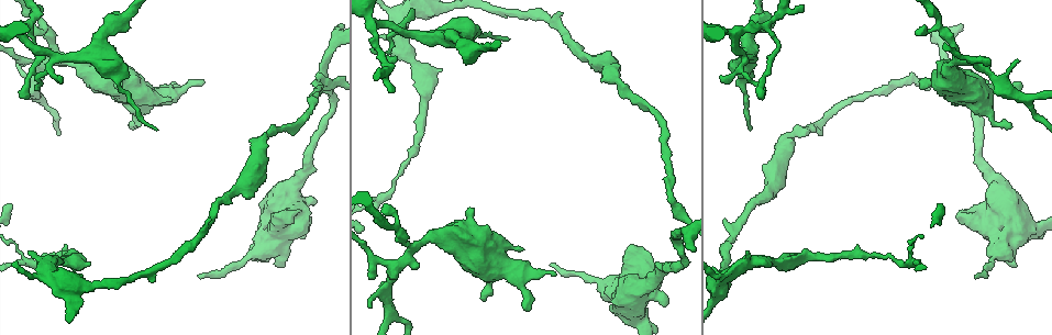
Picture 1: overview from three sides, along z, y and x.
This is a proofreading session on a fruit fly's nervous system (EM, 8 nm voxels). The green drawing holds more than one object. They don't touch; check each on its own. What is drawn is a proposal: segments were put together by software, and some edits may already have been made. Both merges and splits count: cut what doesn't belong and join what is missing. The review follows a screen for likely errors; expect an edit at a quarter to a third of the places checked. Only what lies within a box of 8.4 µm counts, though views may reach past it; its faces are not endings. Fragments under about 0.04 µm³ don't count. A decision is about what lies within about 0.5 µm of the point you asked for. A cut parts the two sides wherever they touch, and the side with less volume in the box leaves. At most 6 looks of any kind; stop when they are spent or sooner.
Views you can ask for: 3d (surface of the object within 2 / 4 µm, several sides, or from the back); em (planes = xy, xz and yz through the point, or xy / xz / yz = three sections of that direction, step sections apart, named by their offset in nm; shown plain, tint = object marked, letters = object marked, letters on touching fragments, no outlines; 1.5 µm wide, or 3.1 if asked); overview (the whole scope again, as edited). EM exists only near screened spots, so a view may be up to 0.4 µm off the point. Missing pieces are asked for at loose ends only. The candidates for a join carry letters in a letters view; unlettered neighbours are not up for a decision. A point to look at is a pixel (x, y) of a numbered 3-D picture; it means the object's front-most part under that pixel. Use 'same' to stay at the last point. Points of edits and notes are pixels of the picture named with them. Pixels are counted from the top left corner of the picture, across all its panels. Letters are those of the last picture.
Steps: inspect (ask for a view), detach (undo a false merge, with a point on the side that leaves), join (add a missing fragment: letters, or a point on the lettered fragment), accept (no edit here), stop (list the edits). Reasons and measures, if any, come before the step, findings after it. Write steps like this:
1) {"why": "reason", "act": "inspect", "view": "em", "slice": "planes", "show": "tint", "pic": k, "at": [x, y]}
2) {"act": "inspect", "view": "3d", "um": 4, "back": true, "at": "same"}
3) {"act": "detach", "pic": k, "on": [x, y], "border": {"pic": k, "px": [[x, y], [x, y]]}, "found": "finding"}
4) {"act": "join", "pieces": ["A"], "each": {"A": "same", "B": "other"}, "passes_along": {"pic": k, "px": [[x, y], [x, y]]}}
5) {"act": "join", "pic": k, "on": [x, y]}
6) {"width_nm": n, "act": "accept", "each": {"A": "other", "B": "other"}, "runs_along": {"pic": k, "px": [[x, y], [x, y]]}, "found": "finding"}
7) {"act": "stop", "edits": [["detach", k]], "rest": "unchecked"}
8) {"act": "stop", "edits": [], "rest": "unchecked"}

{"why": "thick end", "act": "inspect", "view": "3d", "um": 4, "pic": 1, "at": [664, 306]}

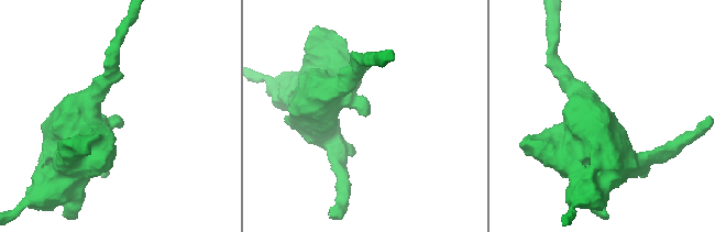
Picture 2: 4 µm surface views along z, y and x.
{"why": "need the tissue", "act": "inspect", "view": "em", "slice": "xy", "step": 8, "show": "letters", "pic": 2, "at": [365, 117]}

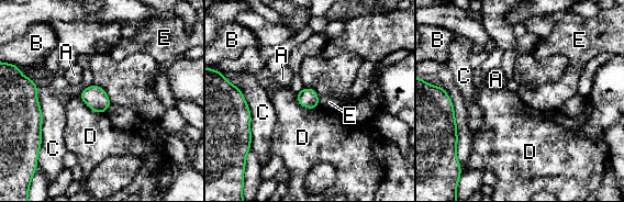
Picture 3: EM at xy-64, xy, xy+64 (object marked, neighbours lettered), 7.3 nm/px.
{"act": "accept", "each": {"A": "other", "B": "other", "C": "other", "D": "other", "E": "other"}, "border": {"pic": 3, "px": [[318, 96], [318, 103], [320, 105]]}, "found": "no lettered fragment goes on from it"}

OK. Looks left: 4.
{"why": "stops while still wide", "act": "inspect", "view": "em", "slice": "xy", "step": 4, "show": "letters", "pic": 1, "at": [279, 264]}

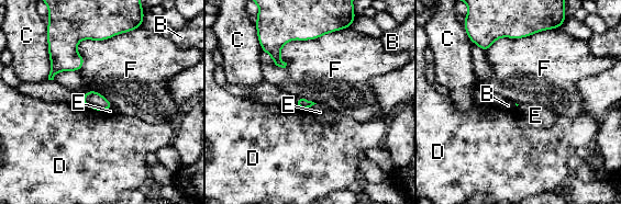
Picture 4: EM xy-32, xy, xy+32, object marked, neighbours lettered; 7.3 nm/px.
{"act": "accept", "each": {"B": "other", "C": "other", "D": "other", "E": "other", "F": "other"}, "found": "no lettered fragment goes on from it"}

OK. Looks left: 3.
{"why": "an open end", "act": "inspect", "view": "3d", "um": 4, "pic": 1, "at": [383, 39]}

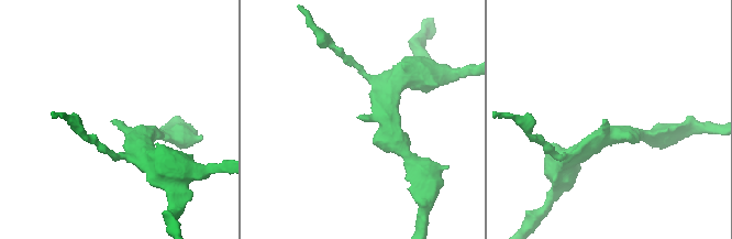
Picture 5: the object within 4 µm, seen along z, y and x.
{"act": "inspect", "view": "em", "slice": "planes", "show": "letters", "pic": 5, "at": [115, 122]}

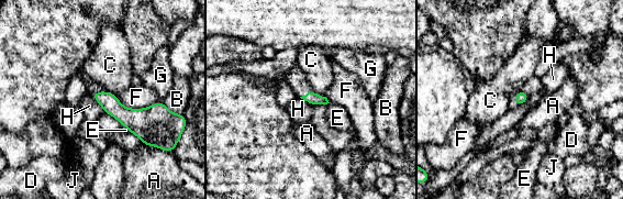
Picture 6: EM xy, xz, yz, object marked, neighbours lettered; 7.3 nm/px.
{"act": "accept", "each": {"A": "other", "B": "other", "C": "other", "D": "other", "E": "other", "F": "other", "G": "other", "H": "other", "J": "other"}, "border": {"pic": 6, "px": [[90, 94], [104, 111]]}, "found": "no lettered fragment goes on from it"}

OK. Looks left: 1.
{"act": "stop", "edits": [], "rest": "unchecked"}

